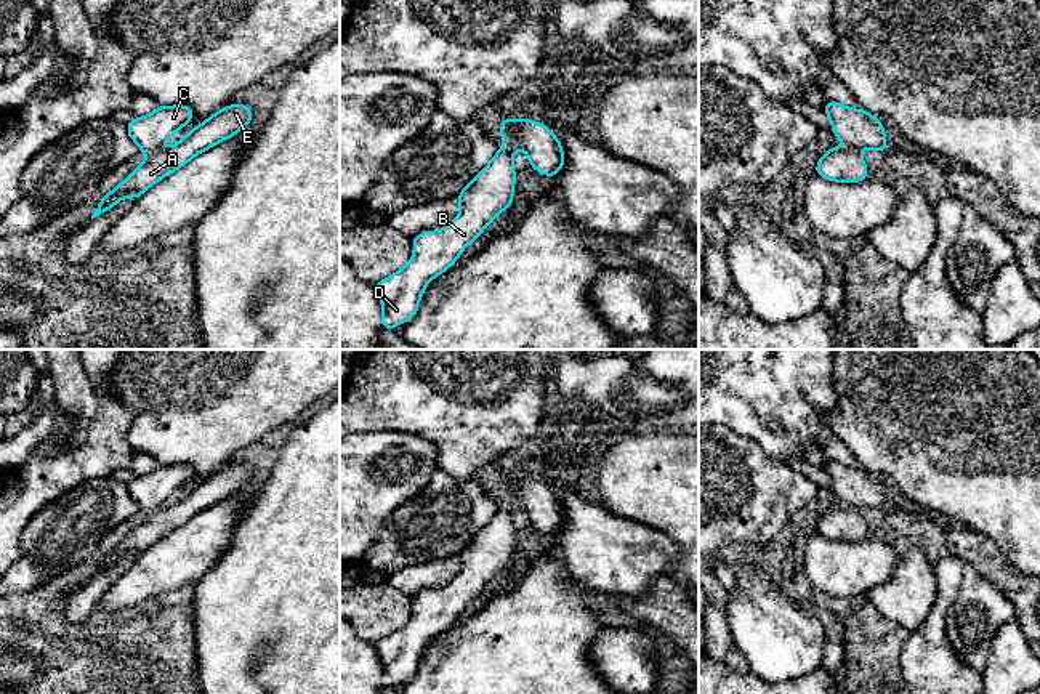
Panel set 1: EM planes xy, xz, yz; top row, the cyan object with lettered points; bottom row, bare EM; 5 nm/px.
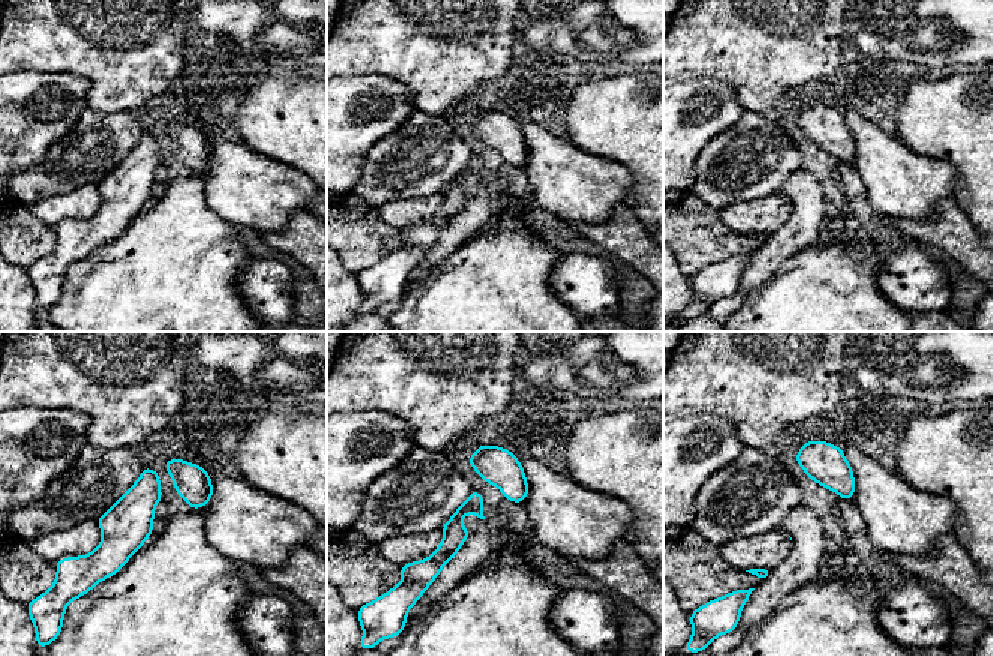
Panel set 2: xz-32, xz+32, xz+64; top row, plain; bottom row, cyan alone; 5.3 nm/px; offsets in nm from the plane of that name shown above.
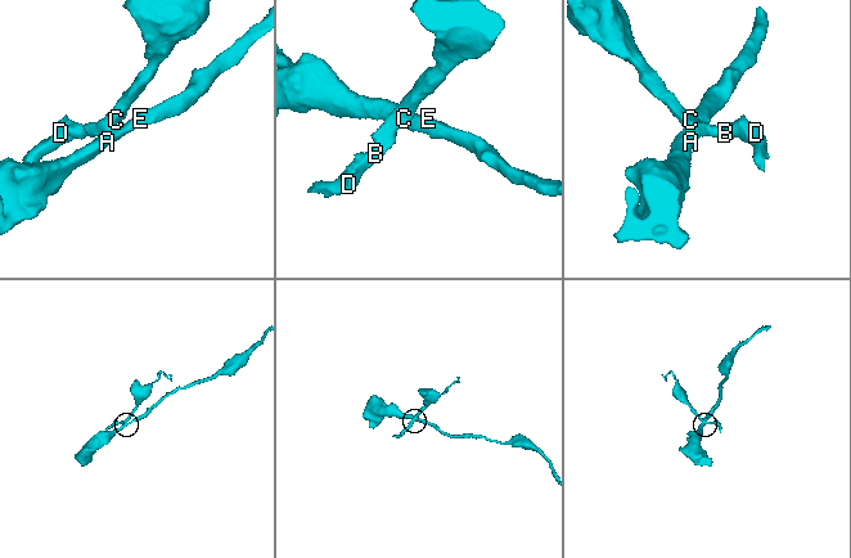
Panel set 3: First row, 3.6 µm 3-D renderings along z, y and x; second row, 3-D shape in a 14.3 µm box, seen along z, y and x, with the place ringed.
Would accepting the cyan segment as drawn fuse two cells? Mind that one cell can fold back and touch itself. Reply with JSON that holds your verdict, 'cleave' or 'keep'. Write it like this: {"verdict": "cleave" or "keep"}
{"verdict": "cleave"}

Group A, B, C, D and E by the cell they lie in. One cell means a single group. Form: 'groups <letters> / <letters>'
groups A E / B C D

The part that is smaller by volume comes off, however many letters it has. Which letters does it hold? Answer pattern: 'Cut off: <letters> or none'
Cut off: B, C, D

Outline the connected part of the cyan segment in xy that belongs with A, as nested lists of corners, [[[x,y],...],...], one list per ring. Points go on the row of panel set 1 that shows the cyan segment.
[[[231,104],[210,115],[204,123],[194,128],[178,144],[168,149],[159,149],[147,155],[117,188],[103,196],[95,208],[91,220],[111,210],[125,197],[138,199],[146,189],[159,183],[167,175],[179,170],[191,159],[232,138],[239,130],[248,127],[252,111],[245,104]]]

